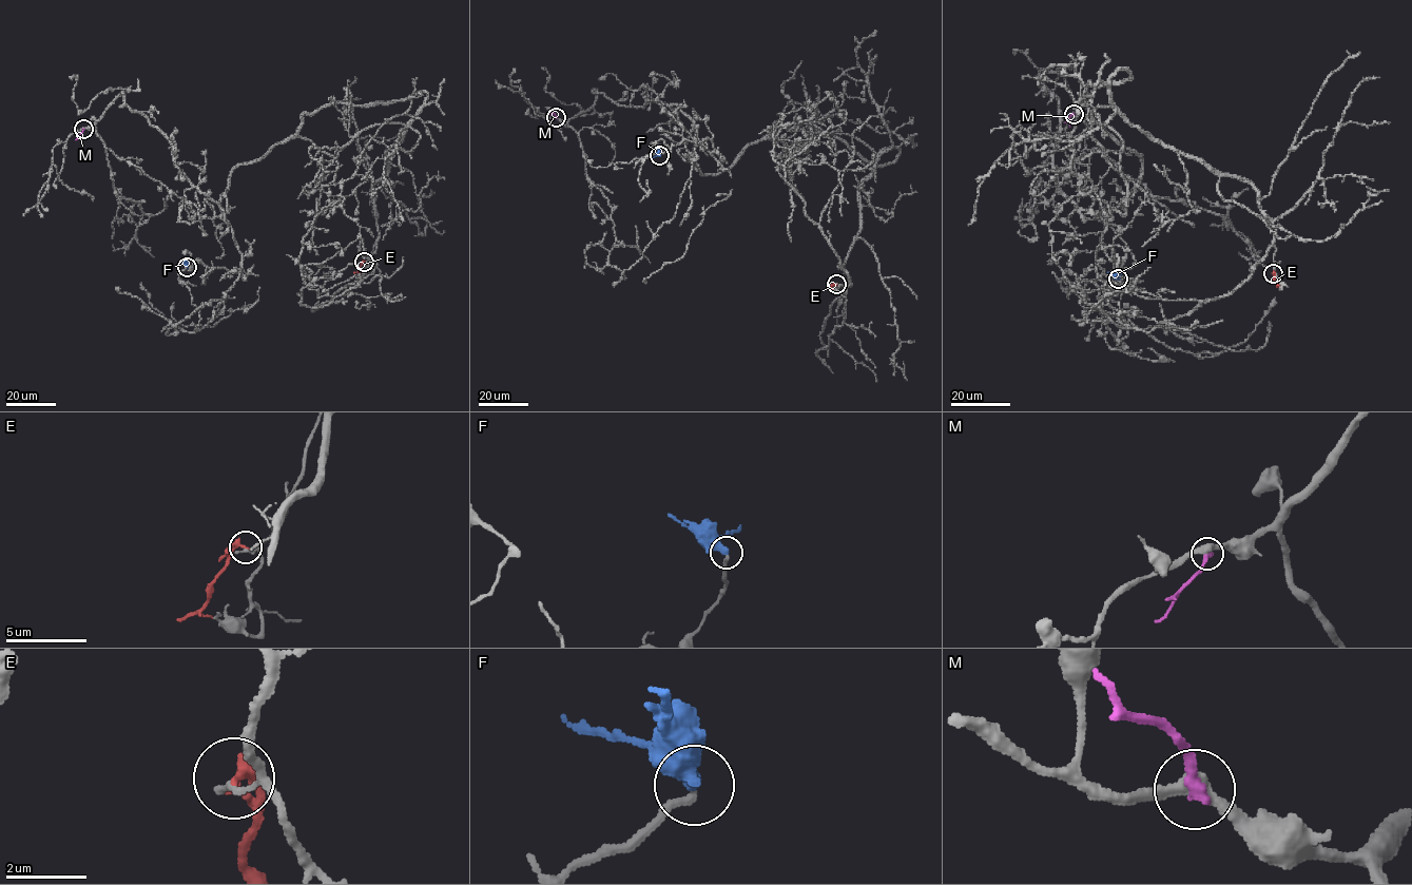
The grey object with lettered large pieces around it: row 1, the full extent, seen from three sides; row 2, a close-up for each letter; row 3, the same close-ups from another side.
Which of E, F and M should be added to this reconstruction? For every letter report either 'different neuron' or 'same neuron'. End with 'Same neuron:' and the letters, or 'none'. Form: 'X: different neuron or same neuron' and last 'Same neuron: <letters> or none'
E: different neuron
F: different neuron
M: different neuron
Same neuron: none

